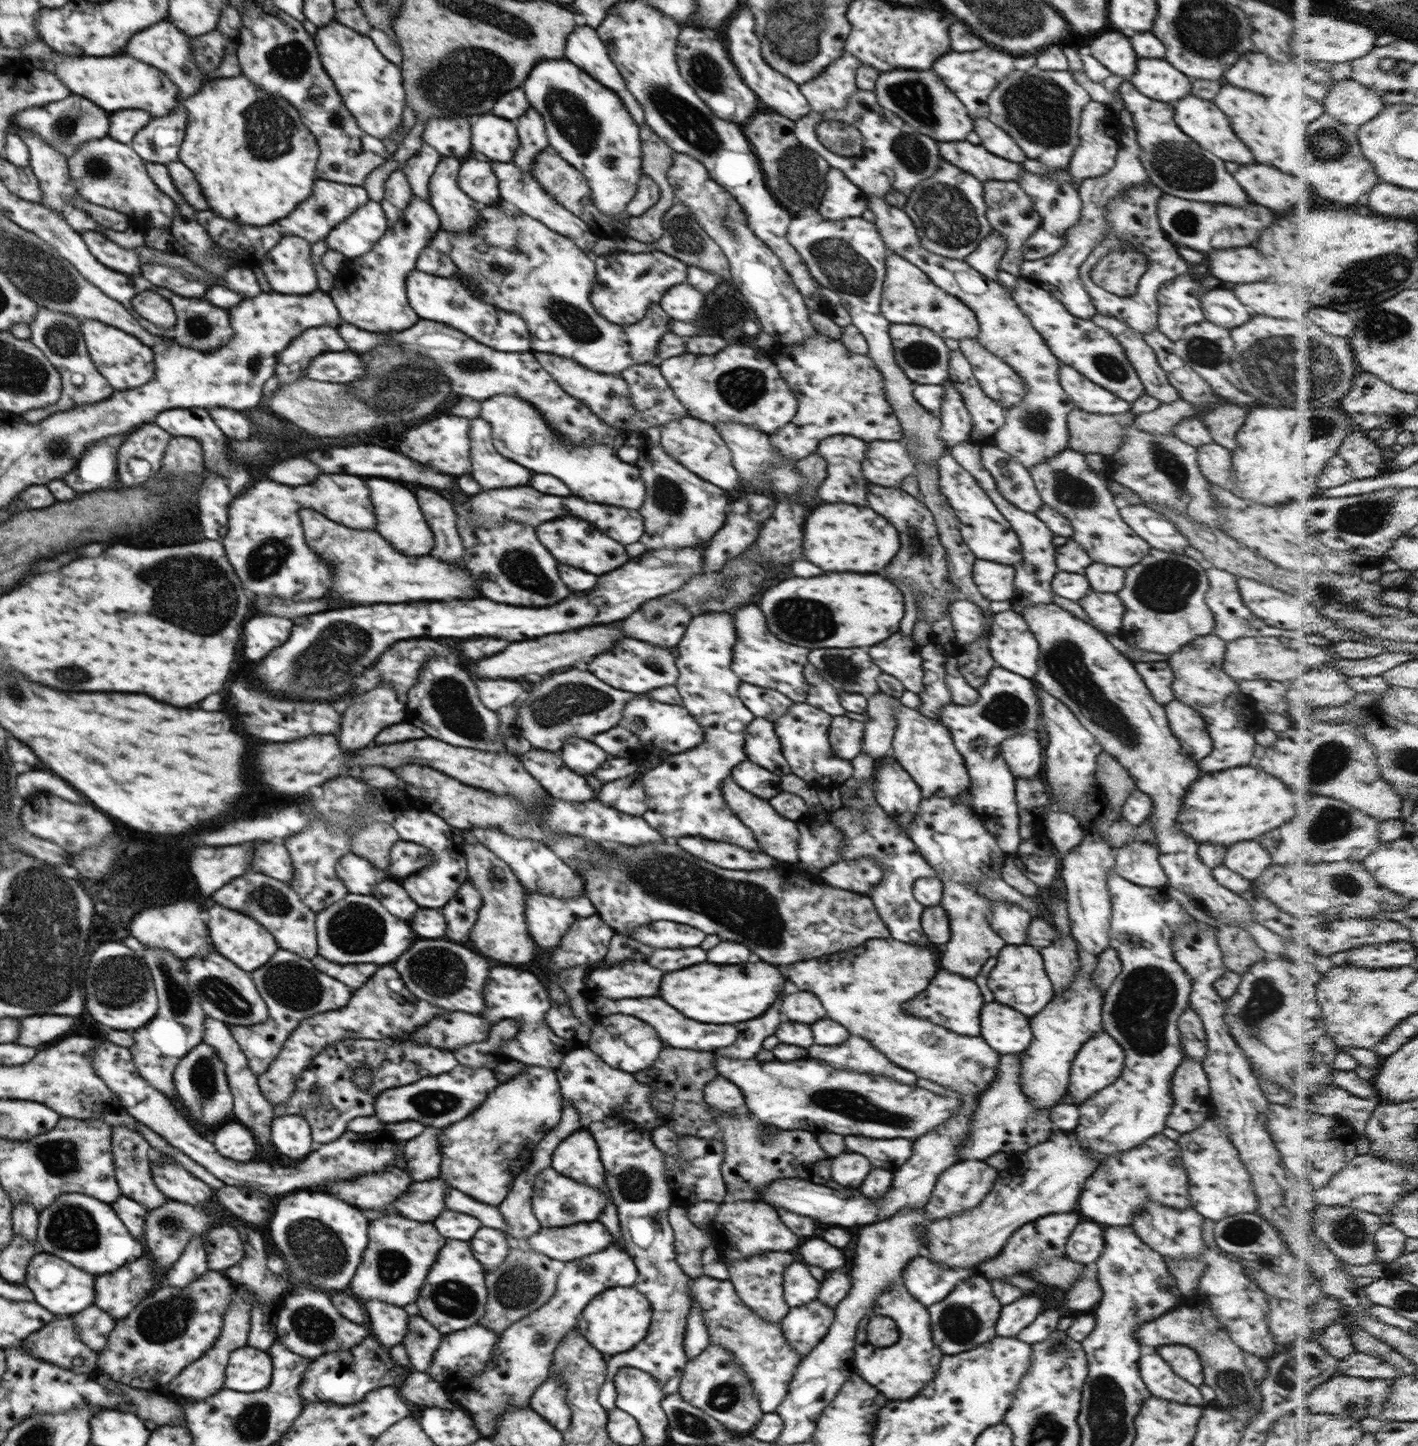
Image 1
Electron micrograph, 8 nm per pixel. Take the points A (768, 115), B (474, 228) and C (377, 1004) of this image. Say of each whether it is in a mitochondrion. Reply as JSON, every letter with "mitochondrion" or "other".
{"A":"other","B":"other","C":"mitochondrion"}

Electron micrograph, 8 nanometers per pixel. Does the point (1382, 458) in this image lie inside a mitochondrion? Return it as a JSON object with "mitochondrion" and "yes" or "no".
{"mitochondrion":"no"}

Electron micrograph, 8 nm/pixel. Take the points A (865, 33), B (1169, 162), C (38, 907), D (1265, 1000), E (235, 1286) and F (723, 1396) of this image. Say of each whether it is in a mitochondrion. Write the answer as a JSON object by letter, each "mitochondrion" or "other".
{"A":"other","B":"mitochondrion","C":"mitochondrion","D":"mitochondrion","E":"other","F":"mitochondrion"}

